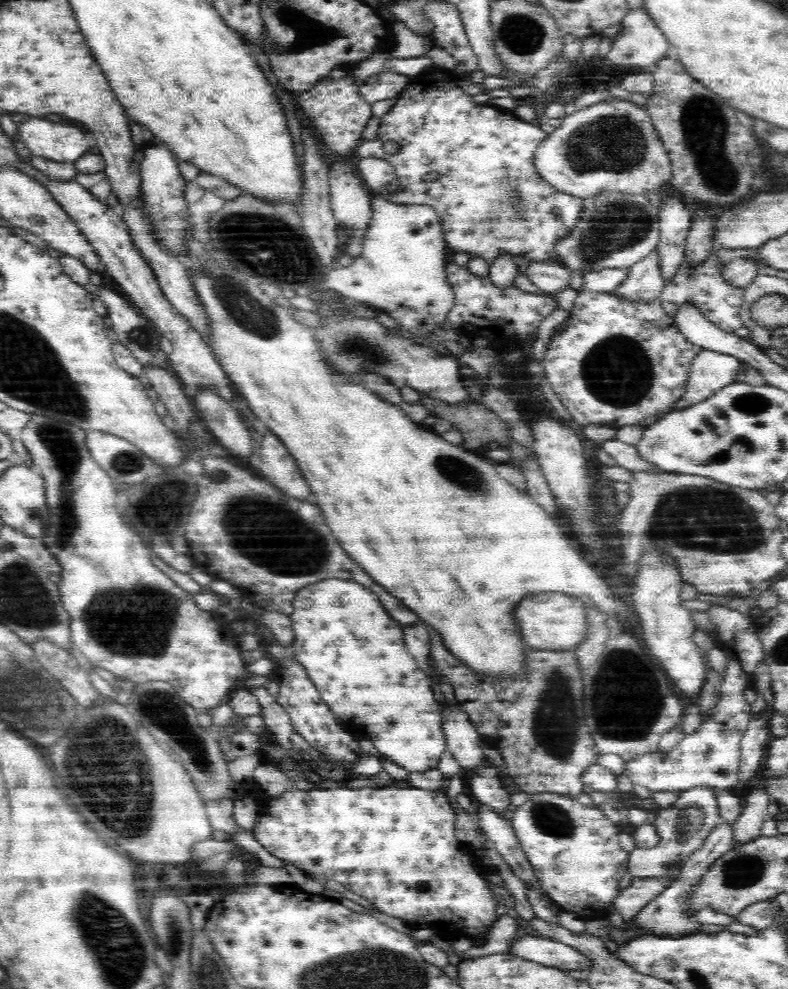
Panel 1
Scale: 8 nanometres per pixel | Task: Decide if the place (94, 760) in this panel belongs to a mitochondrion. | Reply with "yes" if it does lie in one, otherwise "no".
yes

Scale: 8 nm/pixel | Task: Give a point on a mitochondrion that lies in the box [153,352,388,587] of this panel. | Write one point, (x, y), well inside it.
(275, 538)

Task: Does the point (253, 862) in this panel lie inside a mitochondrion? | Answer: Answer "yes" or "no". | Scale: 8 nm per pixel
no

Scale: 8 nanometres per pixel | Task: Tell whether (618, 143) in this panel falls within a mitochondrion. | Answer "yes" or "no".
yes

